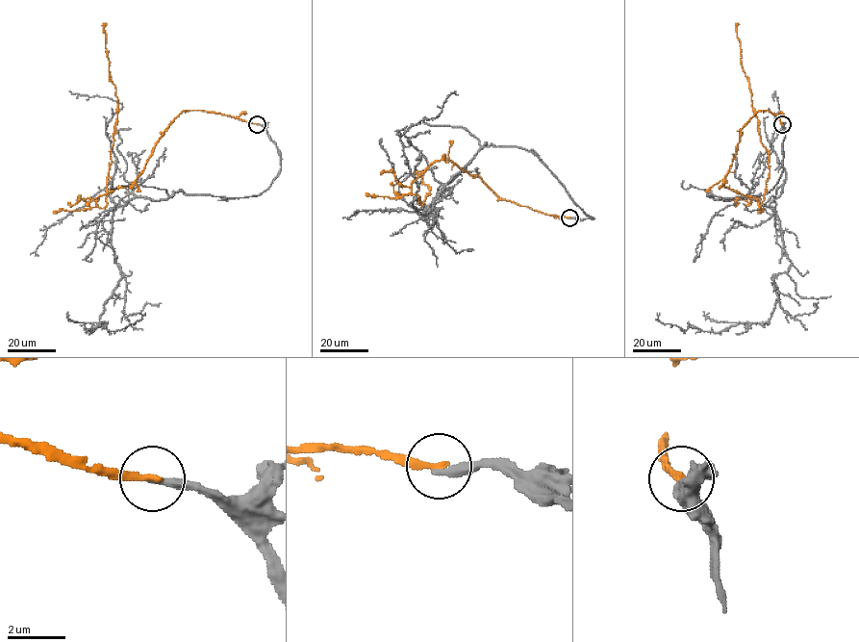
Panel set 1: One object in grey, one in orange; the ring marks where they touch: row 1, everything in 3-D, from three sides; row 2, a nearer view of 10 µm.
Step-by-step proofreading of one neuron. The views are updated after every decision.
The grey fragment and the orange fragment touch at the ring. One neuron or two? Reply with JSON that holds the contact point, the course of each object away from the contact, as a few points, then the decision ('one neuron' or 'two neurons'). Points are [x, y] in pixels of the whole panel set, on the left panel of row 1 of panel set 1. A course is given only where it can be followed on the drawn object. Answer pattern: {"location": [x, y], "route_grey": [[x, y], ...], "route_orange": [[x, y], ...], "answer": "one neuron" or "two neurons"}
{"location": [257, 124], "route_grey": [[256, 124], [281, 158], [260, 194], [178, 191], [113, 211], [122, 276], [106, 323], [88, 330], [145, 313]], "route_orange": [[256, 124], [183, 111], [142, 173], [129, 186], [99, 195], [98, 207], [107, 204], [118, 108], [106, 22]], "answer": "one neuron"}

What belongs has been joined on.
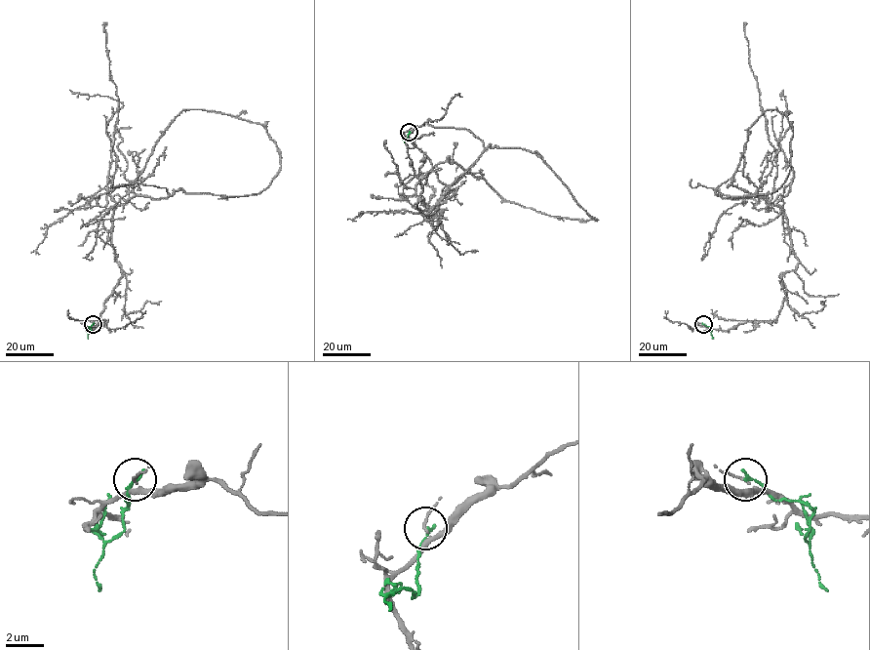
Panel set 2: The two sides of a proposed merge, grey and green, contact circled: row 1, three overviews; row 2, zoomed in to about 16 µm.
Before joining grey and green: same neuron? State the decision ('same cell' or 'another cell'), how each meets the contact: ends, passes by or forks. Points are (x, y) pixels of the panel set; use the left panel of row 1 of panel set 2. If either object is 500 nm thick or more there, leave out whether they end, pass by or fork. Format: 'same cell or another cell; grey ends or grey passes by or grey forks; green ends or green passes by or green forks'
another cell; grey forks; green ends

